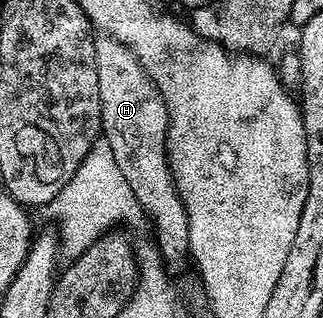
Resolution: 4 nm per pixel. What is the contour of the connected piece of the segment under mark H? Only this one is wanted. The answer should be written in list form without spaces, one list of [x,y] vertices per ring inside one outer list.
[[[105,34],[97,35],[95,41],[94,66],[98,70],[103,139],[108,141],[110,150],[114,150],[114,162],[118,162],[126,182],[130,182],[130,190],[134,190],[150,220],[152,216],[152,224],[156,227],[155,239],[163,259],[169,265],[180,264],[190,256],[190,226],[186,206],[182,206],[182,198],[168,165],[168,111],[164,100],[156,89],[156,83],[148,77],[136,55],[125,44]]]

